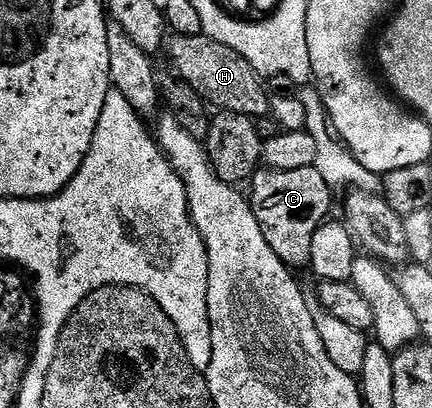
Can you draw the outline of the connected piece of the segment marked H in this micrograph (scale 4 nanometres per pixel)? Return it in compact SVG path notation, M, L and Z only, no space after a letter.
M172 35L169 48L170 44L171 60L176 68L174 71L180 80L196 88L208 105L215 107L216 104L216 109L252 118L266 117L272 111L270 110L272 97L259 73L251 67L248 60L241 58L241 54L237 54L229 46L204 35Z

